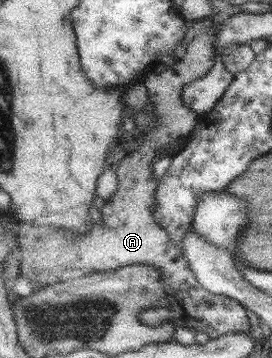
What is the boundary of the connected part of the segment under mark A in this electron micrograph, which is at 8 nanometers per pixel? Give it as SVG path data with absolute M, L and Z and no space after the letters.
M220 20L214 25L212 23L212 27L209 31L187 42L184 58L175 62L173 68L160 62L152 66L152 68L146 72L143 83L148 90L149 105L153 107L153 112L157 114L157 125L153 129L146 131L144 141L139 146L139 149L132 154L127 154L115 168L119 180L119 189L101 208L102 220L97 224L90 222L90 224L88 224L88 233L84 233L84 236L80 235L80 233L72 233L70 230L62 231L54 226L50 226L50 228L48 228L48 226L46 226L46 228L38 228L38 226L30 226L30 224L26 236L16 236L19 246L19 253L16 256L18 268L20 270L19 273L22 274L24 278L30 279L36 291L46 288L48 285L62 282L64 279L61 275L63 272L67 274L69 270L74 271L76 269L79 270L80 274L90 274L94 272L116 270L124 266L136 264L154 266L154 268L158 268L158 270L162 272L162 286L167 290L172 309L154 310L154 316L150 316L150 318L156 320L156 322L148 322L146 318L142 318L144 324L152 324L152 326L156 327L158 322L163 322L162 324L164 324L164 322L168 322L168 320L174 317L179 326L190 325L197 333L209 334L212 339L226 336L225 334L228 333L241 332L250 334L250 320L248 320L245 306L242 306L236 299L230 298L229 296L222 296L221 294L214 294L210 290L206 290L202 287L202 284L196 279L194 271L189 267L183 250L180 250L180 248L176 246L175 240L173 240L172 236L168 234L168 231L158 223L156 213L154 213L154 207L156 207L155 194L159 182L155 177L153 163L156 161L157 157L161 155L161 151L163 151L166 146L176 142L181 136L189 136L198 124L199 115L195 110L192 110L190 106L184 104L181 92L187 84L208 74L215 65L215 42L217 41L217 36L219 36L218 23L220 23Z

